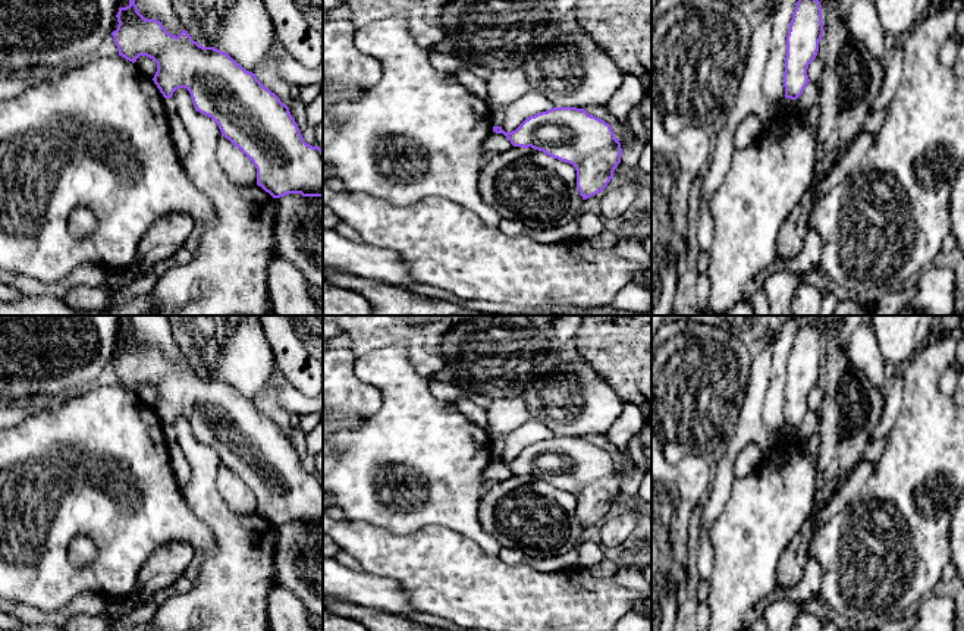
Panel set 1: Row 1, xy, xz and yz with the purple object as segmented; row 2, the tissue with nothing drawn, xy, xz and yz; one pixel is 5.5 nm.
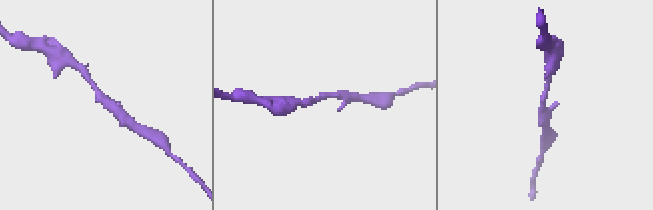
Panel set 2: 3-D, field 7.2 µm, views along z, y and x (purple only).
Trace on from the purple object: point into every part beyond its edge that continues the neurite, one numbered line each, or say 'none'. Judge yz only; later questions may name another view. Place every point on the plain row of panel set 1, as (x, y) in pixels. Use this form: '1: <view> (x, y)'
none

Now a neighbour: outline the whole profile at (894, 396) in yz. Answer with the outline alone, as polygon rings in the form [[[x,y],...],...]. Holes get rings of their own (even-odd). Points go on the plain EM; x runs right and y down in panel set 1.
[[[905,365],[897,370],[895,377],[885,395],[885,408],[873,431],[874,439],[886,436],[898,418],[898,412],[902,404],[904,368]]]

